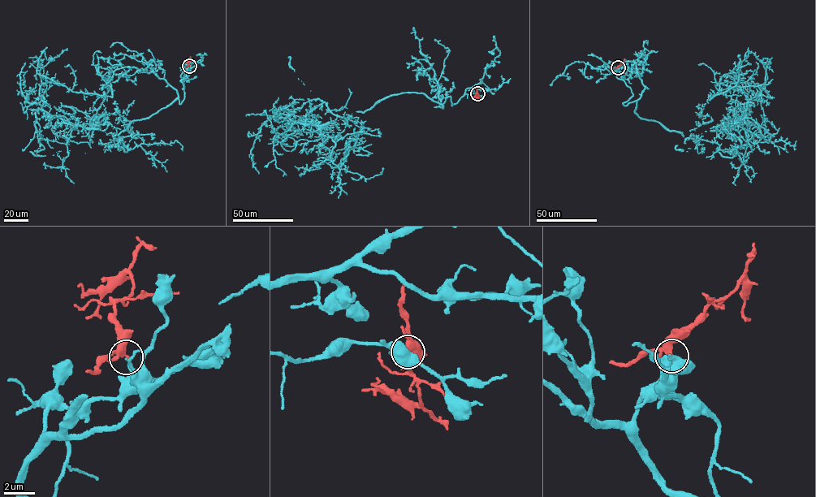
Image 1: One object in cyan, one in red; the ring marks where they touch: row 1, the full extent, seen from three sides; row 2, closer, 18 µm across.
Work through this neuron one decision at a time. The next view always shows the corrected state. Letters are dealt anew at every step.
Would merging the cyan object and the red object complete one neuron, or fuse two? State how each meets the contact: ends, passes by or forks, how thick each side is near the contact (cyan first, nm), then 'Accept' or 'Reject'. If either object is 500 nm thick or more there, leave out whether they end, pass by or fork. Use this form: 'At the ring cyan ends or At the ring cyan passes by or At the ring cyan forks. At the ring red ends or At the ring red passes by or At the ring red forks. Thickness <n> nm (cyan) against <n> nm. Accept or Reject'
At the ring cyan ends. At the ring red passes by. Thickness 160 nm (cyan) against 320 nm. Reject

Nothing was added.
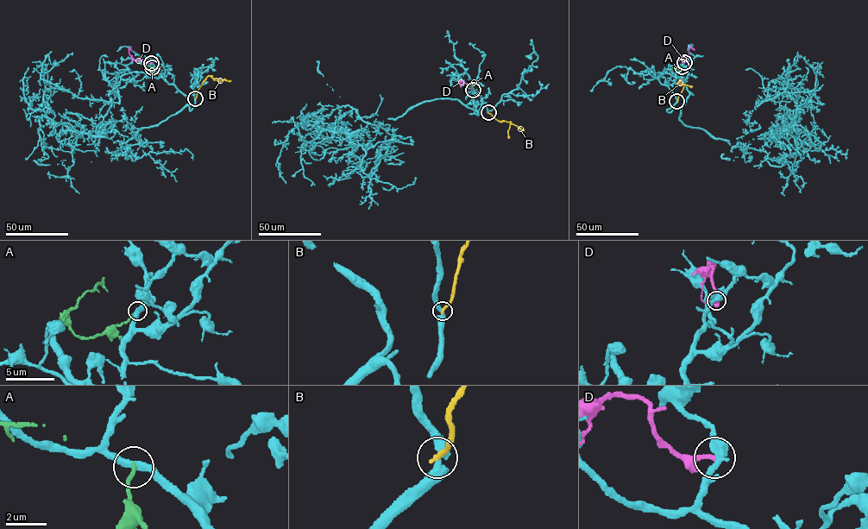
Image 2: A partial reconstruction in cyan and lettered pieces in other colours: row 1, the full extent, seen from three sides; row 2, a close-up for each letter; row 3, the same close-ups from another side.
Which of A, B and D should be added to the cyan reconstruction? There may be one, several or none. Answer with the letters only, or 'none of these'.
none of these

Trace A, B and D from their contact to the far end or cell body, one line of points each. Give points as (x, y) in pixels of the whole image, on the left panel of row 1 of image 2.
A: (152, 66), (153, 71), (148, 65), (140, 63)
B: (195, 98), (208, 76), (230, 81)
D: (151, 62), (145, 59), (134, 59), (128, 53), (129, 48), (131, 51)

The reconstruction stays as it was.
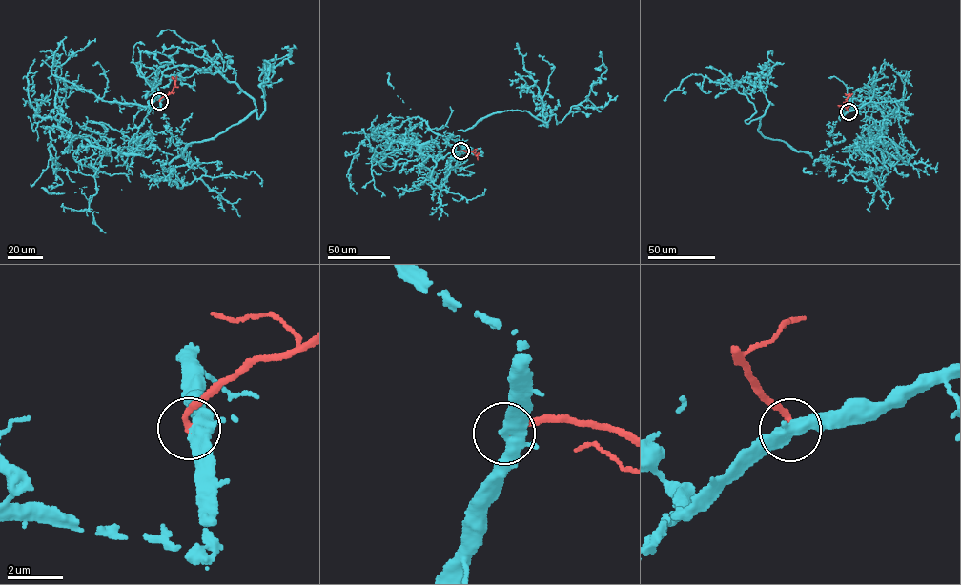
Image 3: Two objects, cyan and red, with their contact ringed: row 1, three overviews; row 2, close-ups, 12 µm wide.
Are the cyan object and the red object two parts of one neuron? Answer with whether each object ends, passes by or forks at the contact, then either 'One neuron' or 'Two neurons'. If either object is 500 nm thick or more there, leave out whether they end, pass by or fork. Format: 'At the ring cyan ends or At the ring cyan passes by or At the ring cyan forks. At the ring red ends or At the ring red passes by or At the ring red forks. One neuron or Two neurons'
At the ring cyan forks. At the ring red ends. One neuron

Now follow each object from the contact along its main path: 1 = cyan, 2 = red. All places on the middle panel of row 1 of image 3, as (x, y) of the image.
1: (460, 151), (445, 172), (422, 166), (420, 147), (489, 114), (526, 110), (562, 122), (605, 71), (600, 51)
2: (460, 151), (472, 151), (477, 156), (480, 152)

